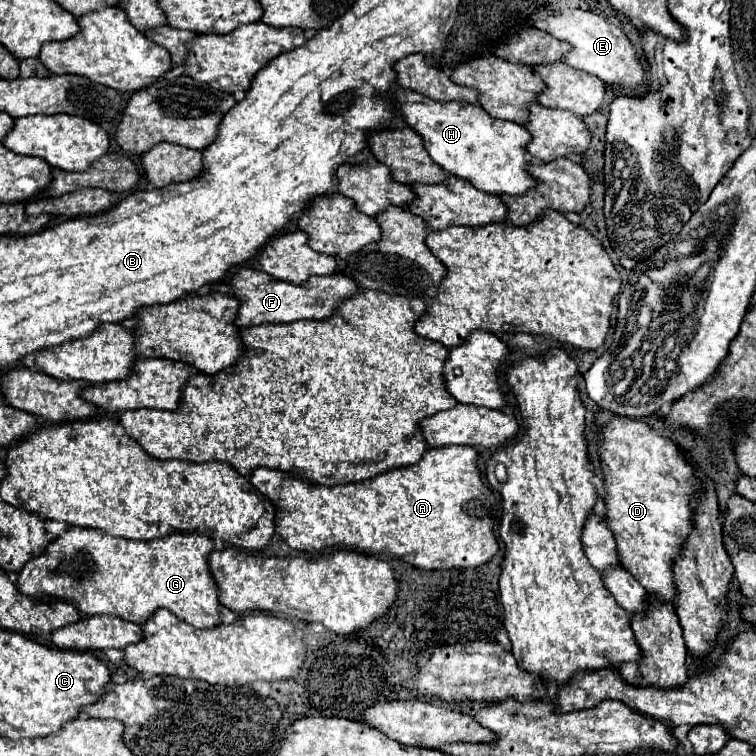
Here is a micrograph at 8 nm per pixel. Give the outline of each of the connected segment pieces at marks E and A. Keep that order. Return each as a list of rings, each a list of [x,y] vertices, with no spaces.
[[[566,10],[566,12],[556,12],[548,20],[548,32],[572,44],[572,50],[564,56],[564,62],[576,70],[582,70],[586,74],[602,78],[606,84],[618,84],[626,86],[630,90],[638,90],[646,84],[646,72],[642,66],[642,60],[636,56],[636,50],[630,42],[630,38],[622,32],[622,28],[614,26],[606,18],[600,18],[592,12],[584,10]]]
[[[472,446],[430,448],[414,466],[388,470],[364,482],[352,482],[332,488],[294,478],[282,470],[272,468],[254,470],[250,474],[250,482],[258,488],[258,492],[262,492],[276,504],[276,532],[294,550],[320,552],[324,548],[348,548],[382,556],[383,559],[390,555],[424,570],[476,568],[488,562],[498,552],[498,540],[492,530],[494,498],[482,480],[482,474],[478,470],[478,452]]]

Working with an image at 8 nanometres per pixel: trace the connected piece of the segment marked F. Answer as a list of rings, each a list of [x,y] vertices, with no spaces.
[[[244,268],[232,280],[232,292],[240,298],[240,310],[236,318],[236,326],[248,328],[258,324],[286,324],[296,320],[326,320],[334,314],[340,302],[360,294],[360,286],[342,274],[332,276],[314,276],[308,278],[304,284],[294,286],[290,282],[282,282],[278,278],[270,278],[260,270]]]

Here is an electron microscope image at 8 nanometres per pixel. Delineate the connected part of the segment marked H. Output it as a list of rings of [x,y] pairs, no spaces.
[[[404,88],[394,90],[394,100],[400,104],[400,114],[406,124],[422,136],[432,160],[448,174],[464,178],[474,188],[496,196],[522,196],[538,186],[528,170],[530,156],[526,146],[530,144],[530,132],[524,126],[492,118],[480,104],[440,104]]]

